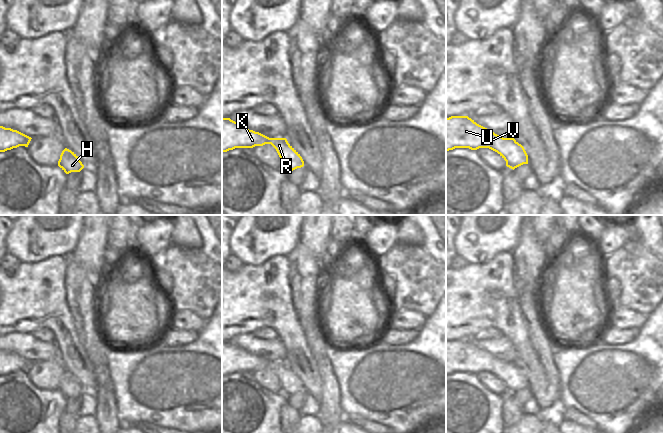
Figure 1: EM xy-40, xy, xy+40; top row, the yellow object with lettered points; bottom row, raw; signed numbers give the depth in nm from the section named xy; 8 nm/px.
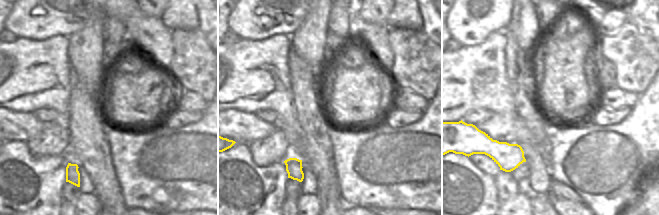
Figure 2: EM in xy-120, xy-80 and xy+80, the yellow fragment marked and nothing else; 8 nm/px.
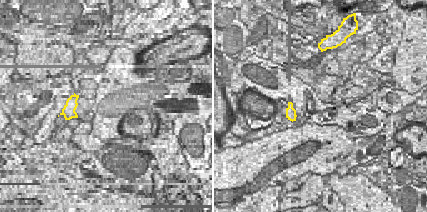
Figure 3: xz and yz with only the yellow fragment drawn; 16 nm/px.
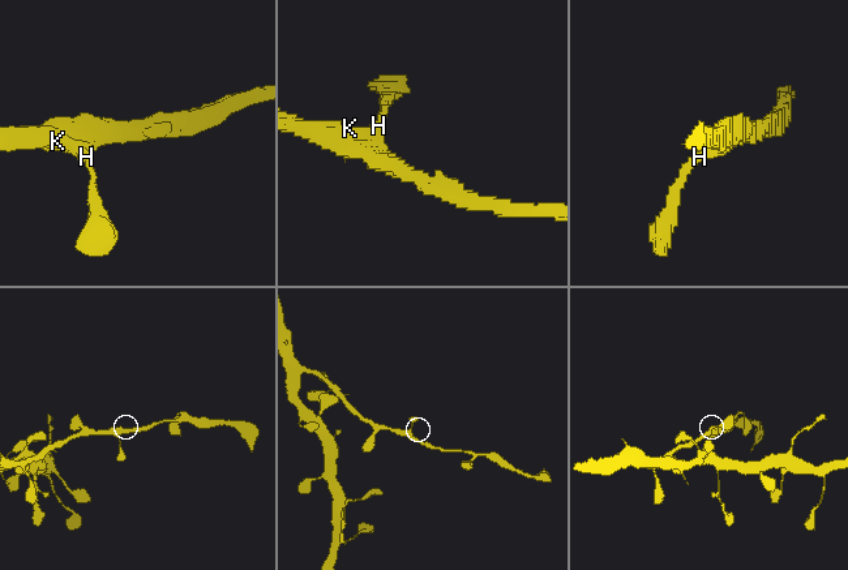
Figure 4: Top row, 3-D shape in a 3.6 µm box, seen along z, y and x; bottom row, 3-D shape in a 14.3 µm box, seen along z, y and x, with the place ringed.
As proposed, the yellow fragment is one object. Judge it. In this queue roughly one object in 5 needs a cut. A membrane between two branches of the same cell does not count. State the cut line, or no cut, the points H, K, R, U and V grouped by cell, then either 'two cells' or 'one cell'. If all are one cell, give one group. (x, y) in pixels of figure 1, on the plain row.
no cut | H K R U V | one cell

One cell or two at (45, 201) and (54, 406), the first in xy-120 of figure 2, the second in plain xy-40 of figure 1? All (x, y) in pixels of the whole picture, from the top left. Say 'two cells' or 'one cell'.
one cell

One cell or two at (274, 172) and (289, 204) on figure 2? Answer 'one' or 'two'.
two

